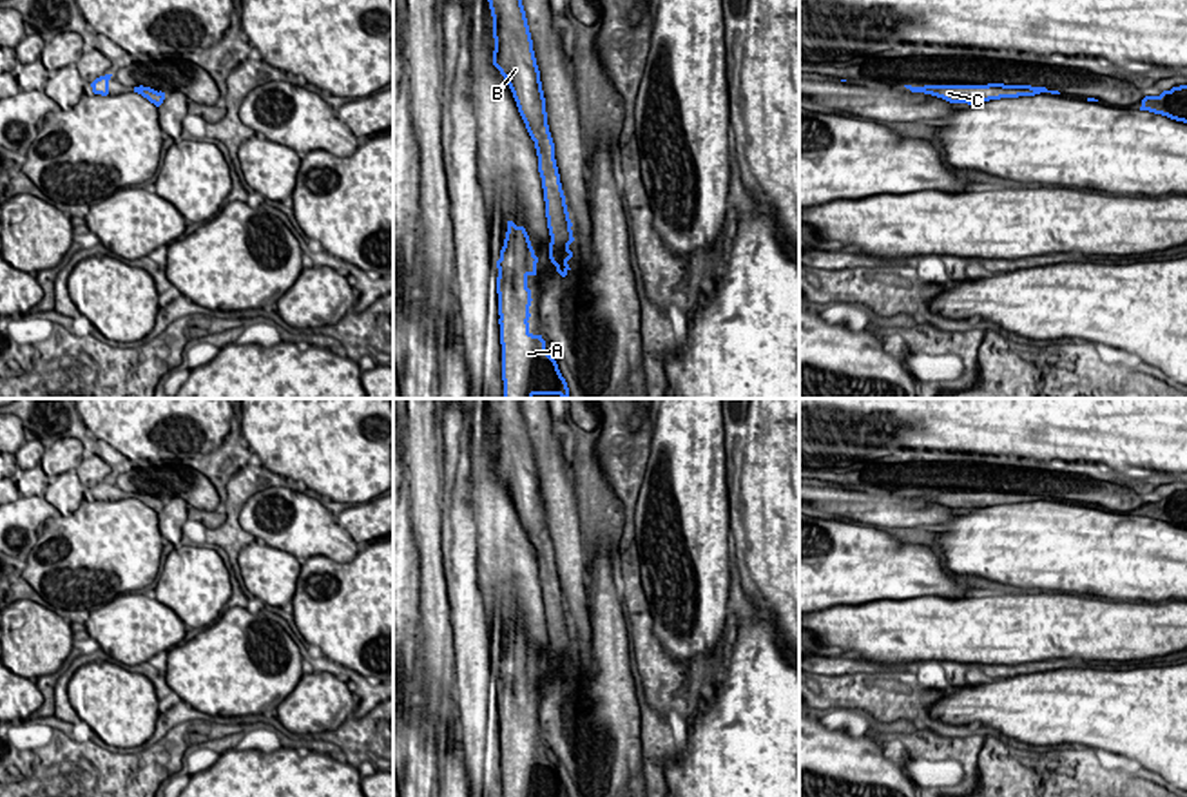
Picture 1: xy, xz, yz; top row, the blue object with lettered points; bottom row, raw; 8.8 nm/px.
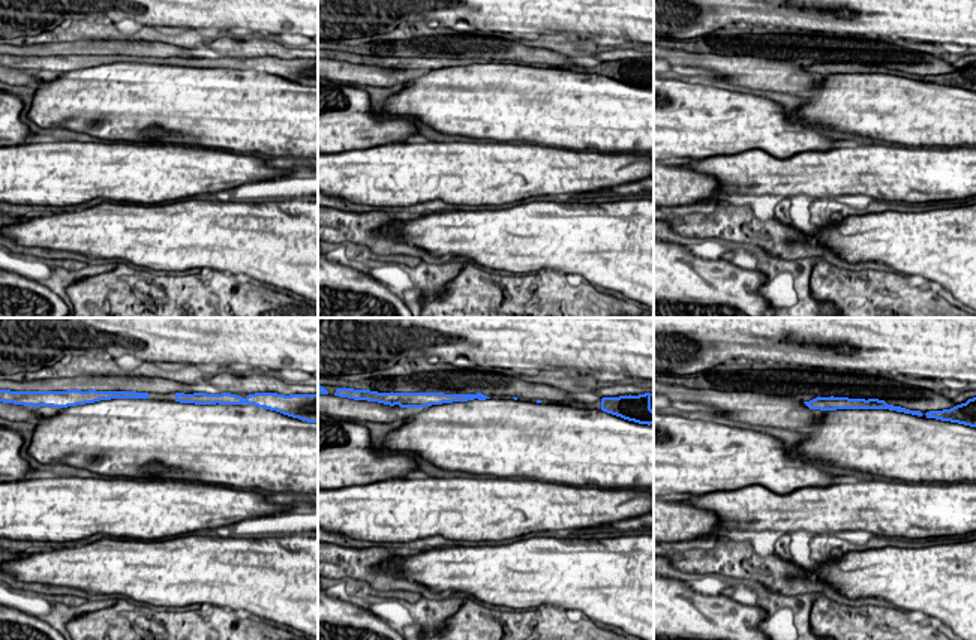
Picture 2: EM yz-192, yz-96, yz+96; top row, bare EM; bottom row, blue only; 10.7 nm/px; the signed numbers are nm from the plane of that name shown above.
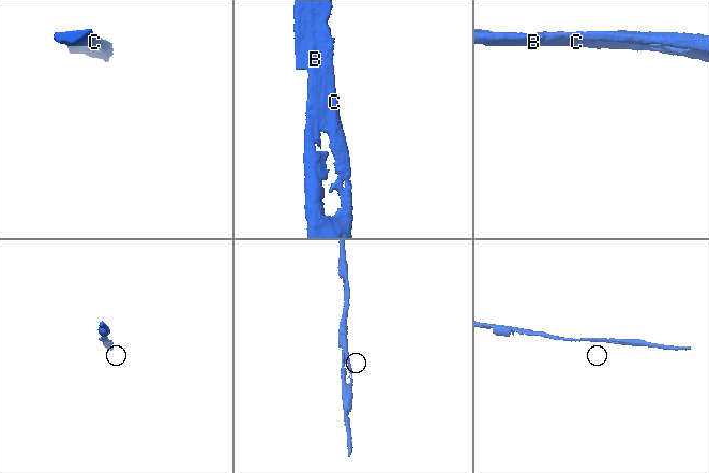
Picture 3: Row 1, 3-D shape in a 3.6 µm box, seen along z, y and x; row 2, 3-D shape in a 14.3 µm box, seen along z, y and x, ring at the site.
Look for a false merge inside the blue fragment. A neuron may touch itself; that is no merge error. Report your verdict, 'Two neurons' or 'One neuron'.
One neuron

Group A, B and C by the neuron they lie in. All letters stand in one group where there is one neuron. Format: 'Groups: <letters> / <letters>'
Groups: A B C

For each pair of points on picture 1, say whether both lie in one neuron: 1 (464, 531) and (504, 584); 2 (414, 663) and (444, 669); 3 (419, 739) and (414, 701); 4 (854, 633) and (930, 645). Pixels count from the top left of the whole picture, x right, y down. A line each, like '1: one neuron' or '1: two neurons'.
1: two neurons
2: two neurons
3: one neuron
4: one neuron

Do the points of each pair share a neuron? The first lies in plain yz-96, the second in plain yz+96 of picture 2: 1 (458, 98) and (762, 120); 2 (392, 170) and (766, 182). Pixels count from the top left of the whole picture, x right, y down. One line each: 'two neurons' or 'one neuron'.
1: two neurons
2: one neuron

